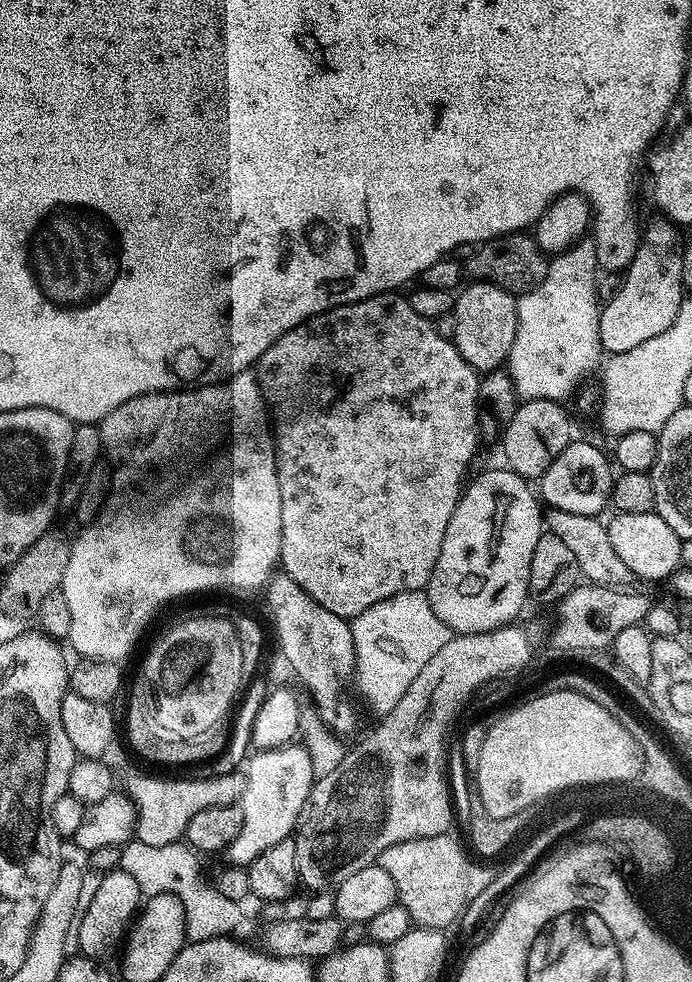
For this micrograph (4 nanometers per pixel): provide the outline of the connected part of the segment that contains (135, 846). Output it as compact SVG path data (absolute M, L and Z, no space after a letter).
M134 838L123 845L120 855L120 868L137 882L141 895L166 892L174 894L183 903L184 934L189 943L231 935L244 920L243 907L237 901L226 898L213 885L206 886L202 882L198 859L192 846L180 840L166 846L147 846Z

